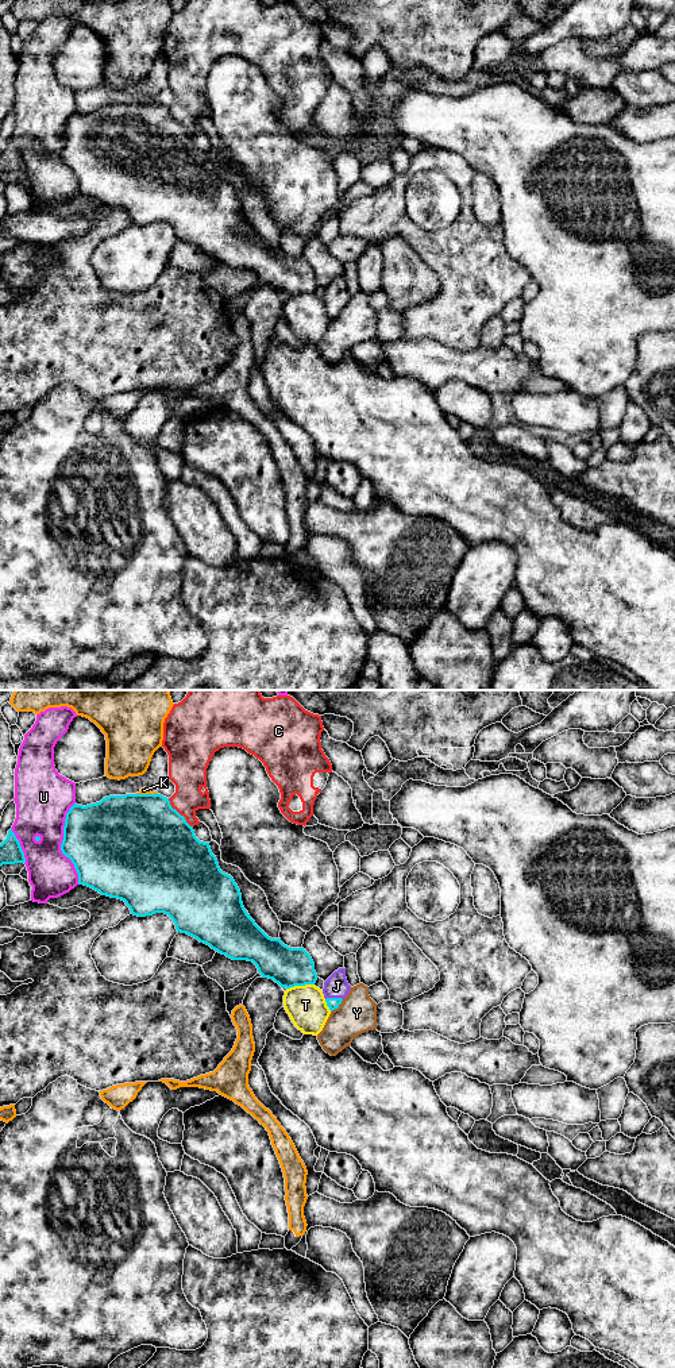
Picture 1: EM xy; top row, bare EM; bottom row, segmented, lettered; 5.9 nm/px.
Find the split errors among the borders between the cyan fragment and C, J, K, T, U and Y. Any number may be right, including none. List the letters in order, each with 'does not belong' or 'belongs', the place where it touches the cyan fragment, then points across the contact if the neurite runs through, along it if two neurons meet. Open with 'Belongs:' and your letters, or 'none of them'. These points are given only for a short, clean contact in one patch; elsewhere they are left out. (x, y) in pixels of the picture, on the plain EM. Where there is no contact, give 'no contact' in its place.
Belongs: J
C: does not belong | xy (177, 120) | along xy (168, 107), (169, 112), (192, 135)
J: belongs | xy (334, 307) | across xy (332, 312), (334, 307), (336, 295)
K: does not belong | xy (146, 103)
T: does not belong | xy (300, 293)
U: does not belong | xy (62, 151)
Y: does not belong | xy (338, 315) | along xy (343, 308), (331, 320)

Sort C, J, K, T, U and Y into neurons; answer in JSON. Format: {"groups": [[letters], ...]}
{"groups": [["C"], ["J"], ["K"], ["T"], ["U"], ["Y"]]}

